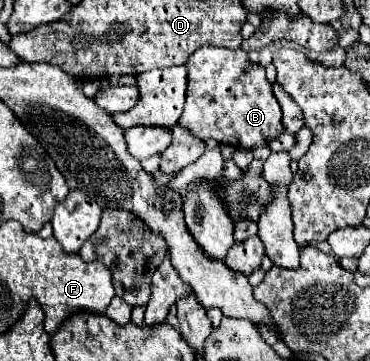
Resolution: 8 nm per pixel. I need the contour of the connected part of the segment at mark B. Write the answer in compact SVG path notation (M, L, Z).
M200 47L186 63L188 91L180 125L200 139L216 139L224 145L254 149L264 145L268 137L284 131L282 109L272 93L272 85L264 75L264 67L252 63L242 49Z

